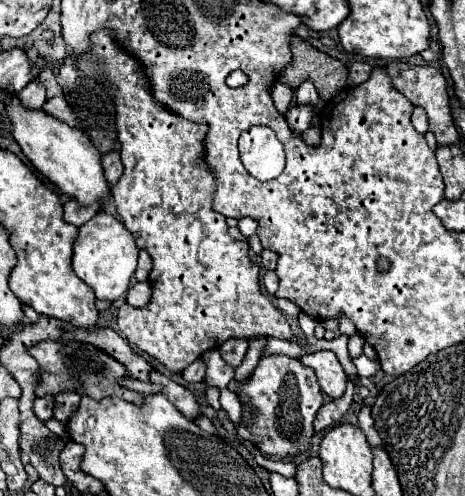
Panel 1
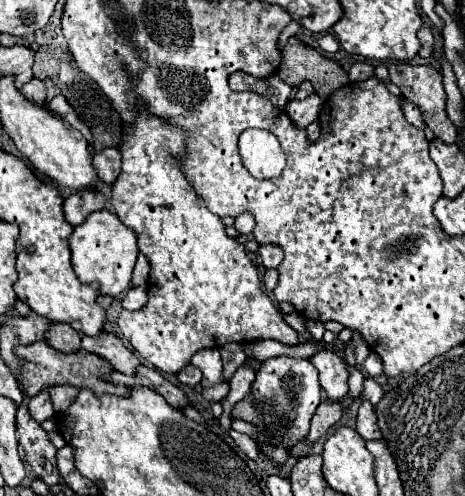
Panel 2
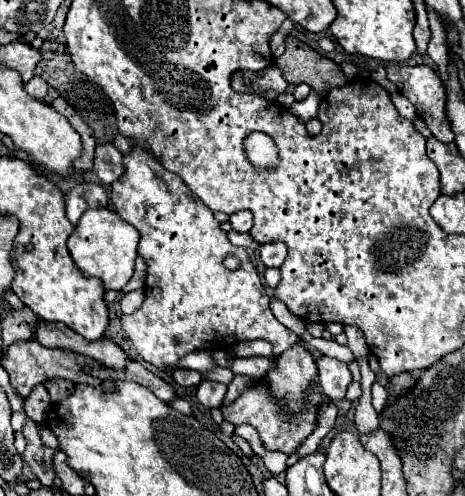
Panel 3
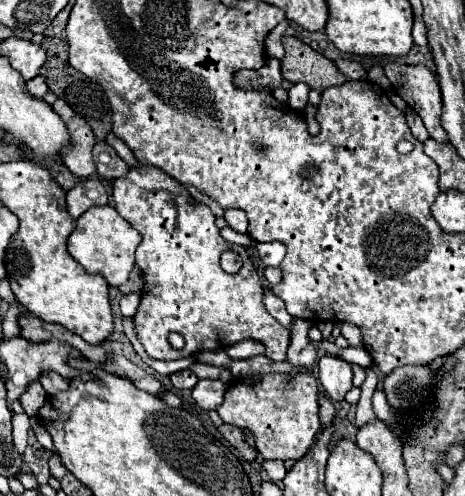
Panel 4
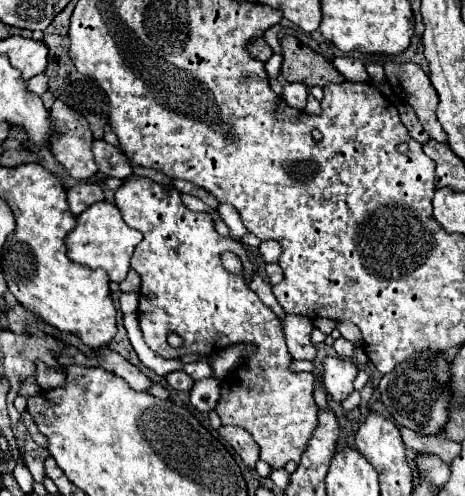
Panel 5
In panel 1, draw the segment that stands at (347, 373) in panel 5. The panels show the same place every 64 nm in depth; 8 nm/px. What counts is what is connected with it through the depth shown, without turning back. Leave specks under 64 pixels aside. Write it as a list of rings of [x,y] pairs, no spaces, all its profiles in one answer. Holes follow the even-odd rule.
[[[314,352],[300,358],[300,362],[314,368],[322,392],[326,392],[330,398],[340,398],[346,392],[346,374],[334,352]]]

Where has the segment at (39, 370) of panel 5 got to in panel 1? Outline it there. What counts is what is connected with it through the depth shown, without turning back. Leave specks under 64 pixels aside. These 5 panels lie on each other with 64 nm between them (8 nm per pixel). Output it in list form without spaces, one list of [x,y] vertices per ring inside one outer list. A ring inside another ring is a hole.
[[[60,392],[60,396],[54,396],[54,402],[54,418],[68,422],[68,416],[72,416],[72,412],[78,408],[76,404],[80,402],[80,396],[76,396],[76,392]]]

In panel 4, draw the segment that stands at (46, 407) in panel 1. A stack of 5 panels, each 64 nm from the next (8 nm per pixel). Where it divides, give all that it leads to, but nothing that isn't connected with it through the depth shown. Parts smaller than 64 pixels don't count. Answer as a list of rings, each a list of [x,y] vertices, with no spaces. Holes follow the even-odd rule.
[[[34,380],[34,384],[30,384],[24,390],[24,396],[20,396],[24,412],[28,416],[36,416],[38,408],[44,404],[44,400],[46,400],[46,392],[44,392],[44,388],[42,388],[42,384],[38,380]]]

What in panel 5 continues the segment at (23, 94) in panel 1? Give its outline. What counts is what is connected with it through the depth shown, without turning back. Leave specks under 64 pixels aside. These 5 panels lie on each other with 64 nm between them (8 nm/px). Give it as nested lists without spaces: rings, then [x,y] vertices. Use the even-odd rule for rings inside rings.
[[[38,74],[38,76],[30,78],[28,80],[28,90],[38,94],[38,96],[42,96],[48,90],[48,78],[46,78],[46,74]]]

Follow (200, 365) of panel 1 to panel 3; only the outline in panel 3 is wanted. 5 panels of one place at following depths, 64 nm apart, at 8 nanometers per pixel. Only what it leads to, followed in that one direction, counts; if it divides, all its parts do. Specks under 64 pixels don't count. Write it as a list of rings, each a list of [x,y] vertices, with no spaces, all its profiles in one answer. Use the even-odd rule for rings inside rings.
[[[174,370],[174,372],[172,372],[172,378],[174,378],[174,382],[176,382],[178,386],[184,386],[184,388],[188,388],[188,386],[198,386],[200,380],[202,380],[200,372],[196,372],[196,370]]]

